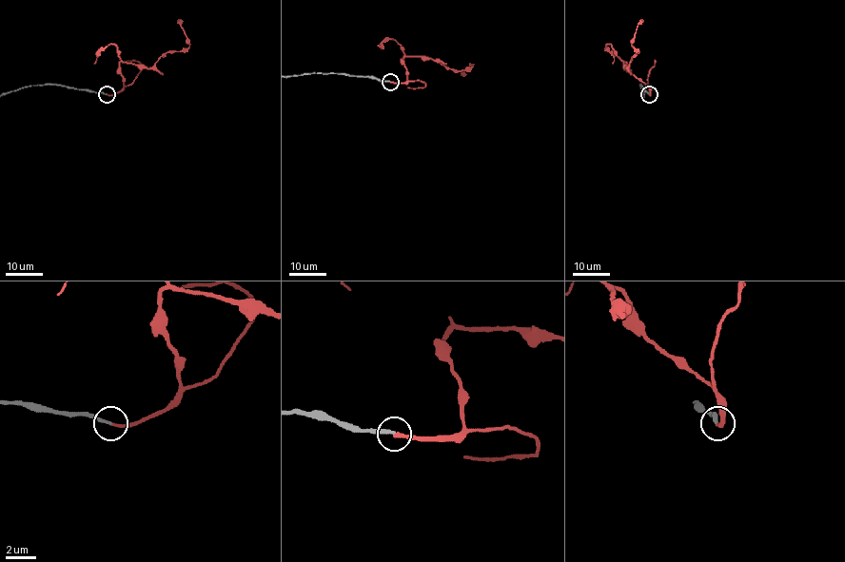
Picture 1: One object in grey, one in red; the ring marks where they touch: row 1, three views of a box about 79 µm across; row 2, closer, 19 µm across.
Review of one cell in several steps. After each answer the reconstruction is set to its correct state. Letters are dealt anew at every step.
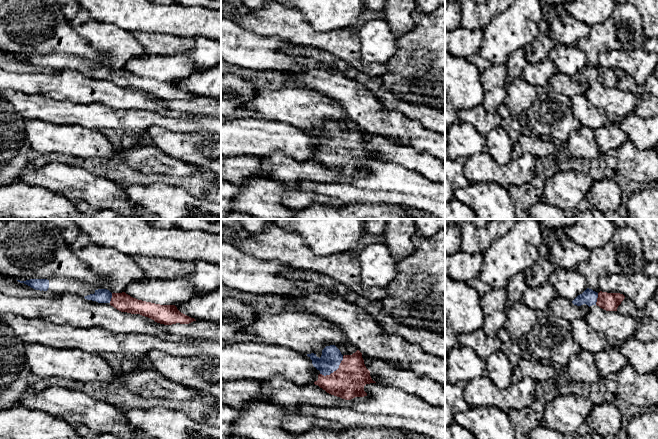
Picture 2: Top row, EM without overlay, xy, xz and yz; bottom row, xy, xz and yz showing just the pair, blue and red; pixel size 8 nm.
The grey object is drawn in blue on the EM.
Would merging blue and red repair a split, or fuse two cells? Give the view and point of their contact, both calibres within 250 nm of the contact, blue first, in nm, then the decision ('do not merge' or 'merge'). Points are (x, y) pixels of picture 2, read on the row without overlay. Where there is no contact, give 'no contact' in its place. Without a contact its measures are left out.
meets blue in xz at (334, 146); 170 nm thick on the blue side, 280 nm on the other; merge

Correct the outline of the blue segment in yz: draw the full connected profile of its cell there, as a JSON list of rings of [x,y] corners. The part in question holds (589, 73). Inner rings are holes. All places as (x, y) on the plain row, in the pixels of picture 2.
[[[587,64],[582,70],[578,71],[572,79],[577,82],[583,80],[597,81],[606,87],[617,87],[618,82],[624,76],[625,72],[620,69],[607,69],[600,67],[599,69]]]

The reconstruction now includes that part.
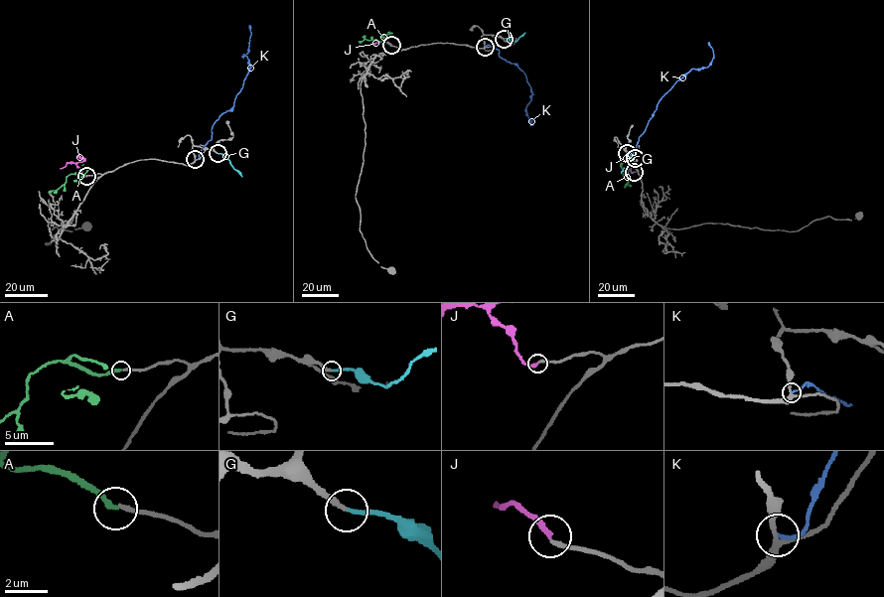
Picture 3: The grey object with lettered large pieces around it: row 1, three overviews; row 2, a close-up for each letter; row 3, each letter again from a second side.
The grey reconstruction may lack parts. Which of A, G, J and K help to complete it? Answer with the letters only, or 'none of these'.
G, J

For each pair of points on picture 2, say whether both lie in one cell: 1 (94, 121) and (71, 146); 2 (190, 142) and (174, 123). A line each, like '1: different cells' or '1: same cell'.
1: different cells
2: different cells

